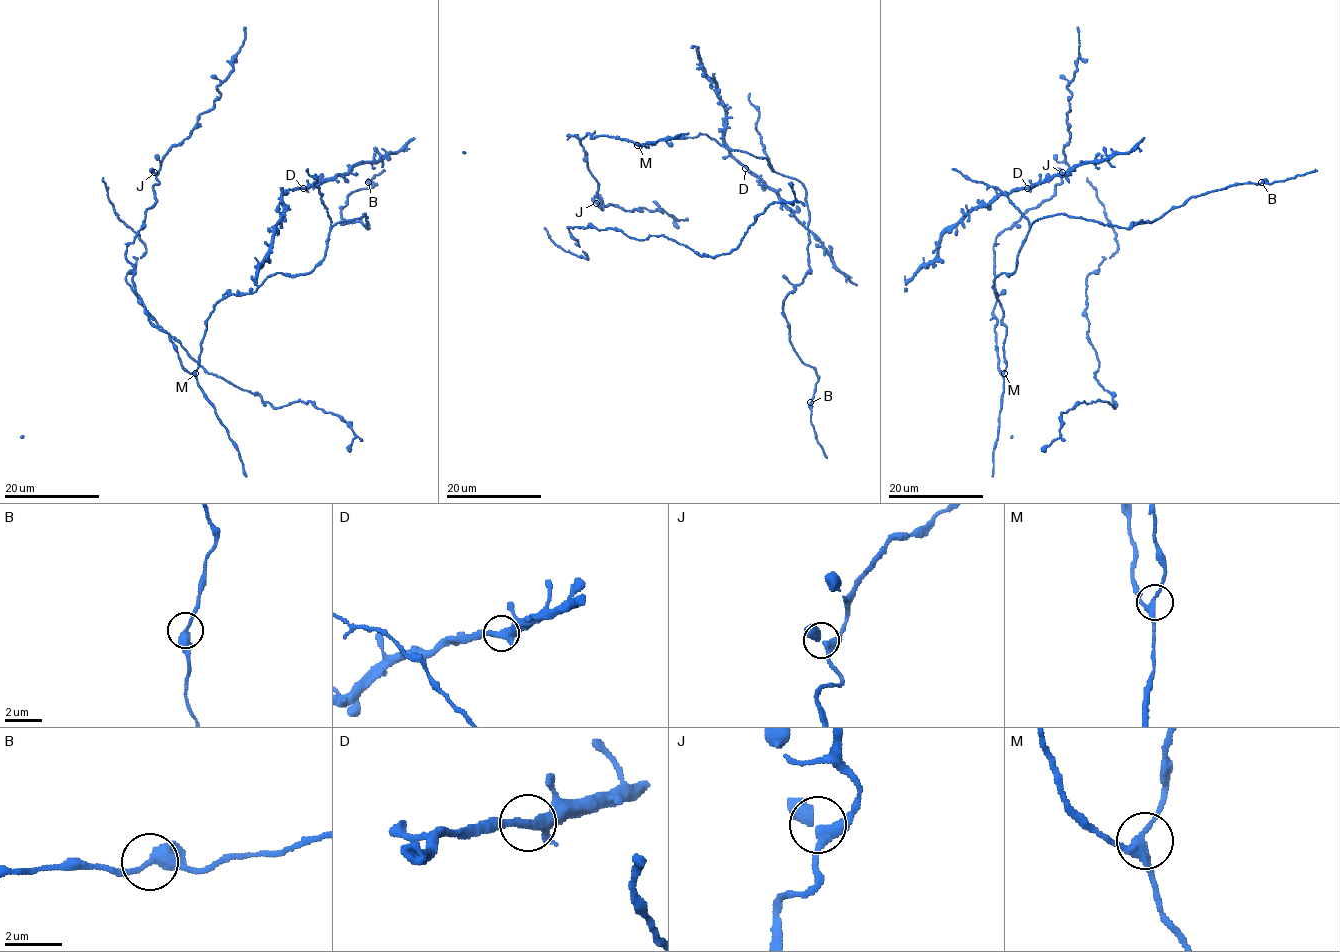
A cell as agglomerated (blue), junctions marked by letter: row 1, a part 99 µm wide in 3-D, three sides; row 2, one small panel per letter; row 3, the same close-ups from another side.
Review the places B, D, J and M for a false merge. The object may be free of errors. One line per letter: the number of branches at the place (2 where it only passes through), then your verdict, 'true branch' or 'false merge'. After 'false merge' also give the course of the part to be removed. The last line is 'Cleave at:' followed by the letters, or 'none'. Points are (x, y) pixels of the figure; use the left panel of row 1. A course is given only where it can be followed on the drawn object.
B: branches 3; true branch
D: branches 3; true branch
J: branches 3; true branch
M: branches 3; true branch
Cleave at: none

